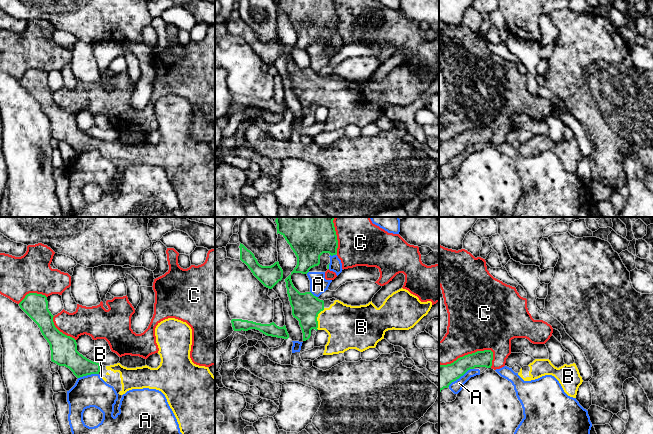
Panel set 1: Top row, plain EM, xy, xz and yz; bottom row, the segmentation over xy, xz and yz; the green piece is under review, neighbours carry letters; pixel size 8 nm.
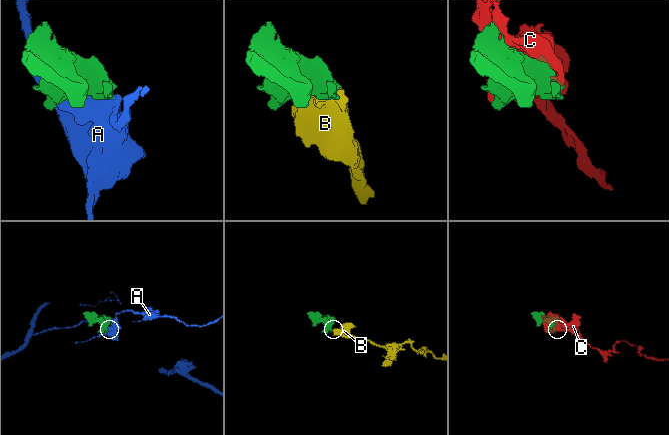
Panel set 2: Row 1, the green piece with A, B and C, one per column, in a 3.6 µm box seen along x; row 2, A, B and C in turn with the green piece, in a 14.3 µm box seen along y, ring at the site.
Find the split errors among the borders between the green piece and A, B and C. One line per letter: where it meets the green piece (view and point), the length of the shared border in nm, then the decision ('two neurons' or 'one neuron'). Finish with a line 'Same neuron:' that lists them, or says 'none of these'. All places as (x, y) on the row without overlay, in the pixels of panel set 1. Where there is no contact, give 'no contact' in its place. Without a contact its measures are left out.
A: meets green in yz at (460, 152); contact 260 nm long; two neurons
B: meets green in xz at (316, 95); contact 190 nm long; one neuron
C: meets green in yz at (466, 131); contact 460 nm long; two neurons
Same neuron: B

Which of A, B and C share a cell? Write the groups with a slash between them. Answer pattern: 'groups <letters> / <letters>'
groups A / B / C

